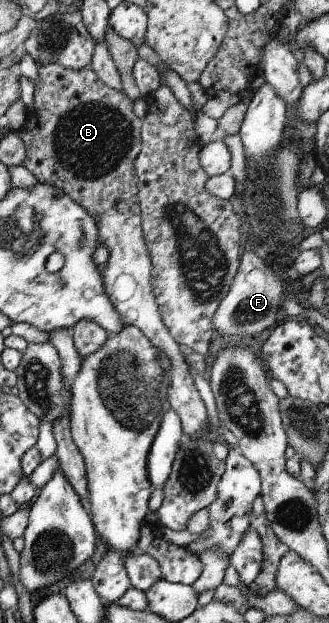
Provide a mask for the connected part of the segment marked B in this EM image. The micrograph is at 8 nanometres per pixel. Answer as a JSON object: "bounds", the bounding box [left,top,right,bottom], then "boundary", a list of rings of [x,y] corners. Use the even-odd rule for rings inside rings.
{"bounds":[19,62,208,439],"boundary":[[[41,62],[38,68],[38,79],[34,84],[34,97],[28,119],[20,128],[19,136],[24,141],[28,154],[22,165],[42,183],[56,186],[63,193],[78,202],[91,218],[96,220],[98,226],[98,242],[108,248],[109,258],[105,263],[102,274],[104,289],[109,300],[114,304],[117,312],[126,327],[131,325],[141,329],[154,347],[160,348],[165,353],[165,358],[170,358],[171,378],[167,376],[168,397],[172,409],[179,415],[182,422],[182,431],[185,437],[194,439],[201,436],[201,431],[208,423],[207,411],[195,382],[189,373],[189,366],[185,362],[177,341],[167,330],[166,323],[162,321],[159,307],[151,292],[152,260],[147,251],[144,232],[141,226],[140,198],[138,197],[138,178],[134,167],[136,156],[142,149],[142,120],[133,112],[134,102],[123,90],[115,91],[107,86],[90,68],[90,66],[76,71],[63,68],[55,63]]]}

